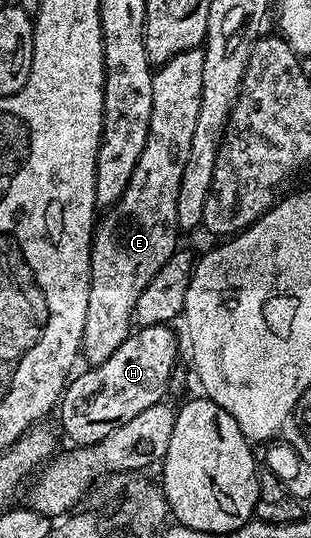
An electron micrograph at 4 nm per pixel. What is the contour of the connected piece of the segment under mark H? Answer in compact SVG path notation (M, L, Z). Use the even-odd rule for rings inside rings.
M146 325L129 332L122 347L118 347L106 363L85 368L85 373L77 372L65 384L58 414L65 435L72 440L69 442L76 447L98 443L122 427L122 423L130 423L138 411L146 411L146 407L154 407L154 403L165 400L164 391L175 365L176 333L172 327Z

